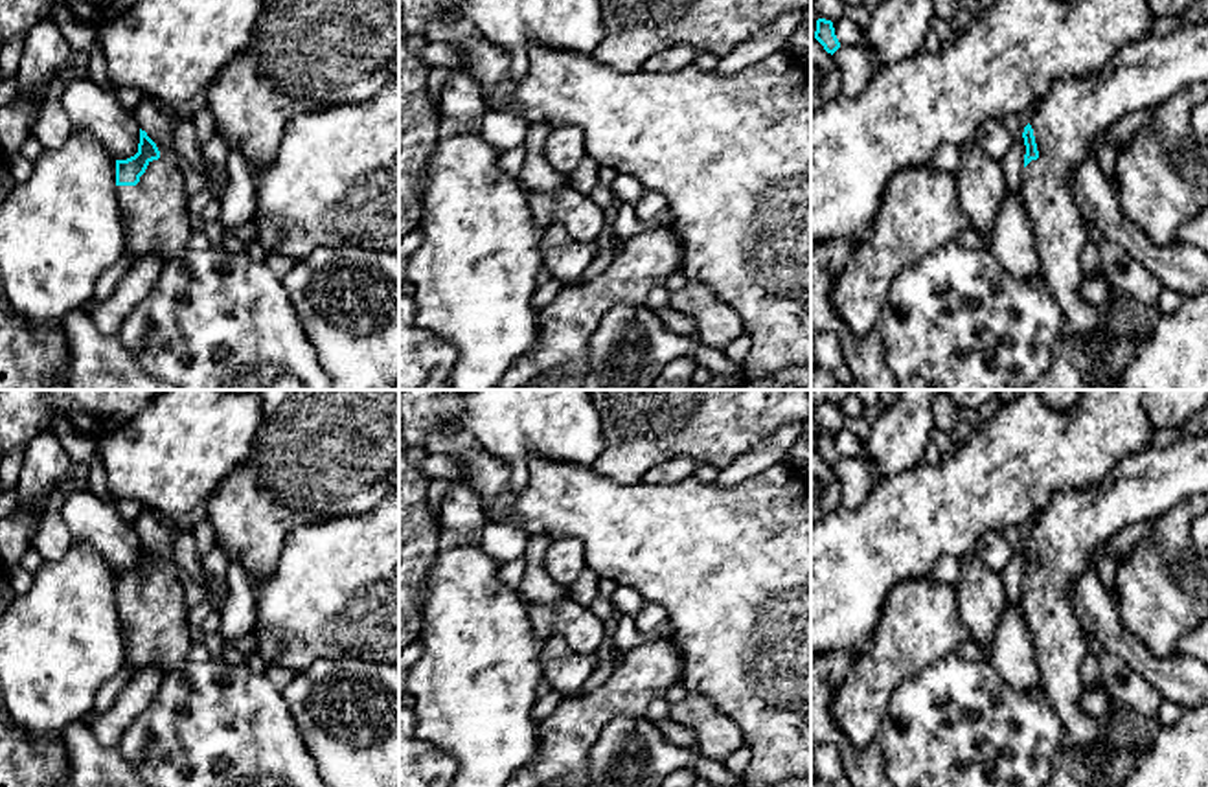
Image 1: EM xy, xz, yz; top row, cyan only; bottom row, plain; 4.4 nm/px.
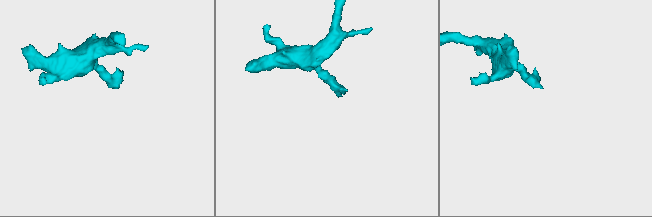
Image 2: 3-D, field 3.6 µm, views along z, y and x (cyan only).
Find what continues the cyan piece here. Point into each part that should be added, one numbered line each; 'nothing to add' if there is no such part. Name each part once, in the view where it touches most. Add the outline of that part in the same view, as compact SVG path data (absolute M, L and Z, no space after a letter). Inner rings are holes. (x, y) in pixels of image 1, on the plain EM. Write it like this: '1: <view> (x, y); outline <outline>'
1: xy (155, 627); outline M143 511L136 533L156 555L160 570L149 574L136 598L116 598L125 644L123 667L136 677L143 667L164 675L189 660L189 587L180 579L173 557L178 522Z

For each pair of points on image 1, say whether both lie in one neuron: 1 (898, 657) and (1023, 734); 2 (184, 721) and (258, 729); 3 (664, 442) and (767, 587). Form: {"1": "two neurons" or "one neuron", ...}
{"1": "two neurons", "2": "one neuron", "3": "two neurons"}

